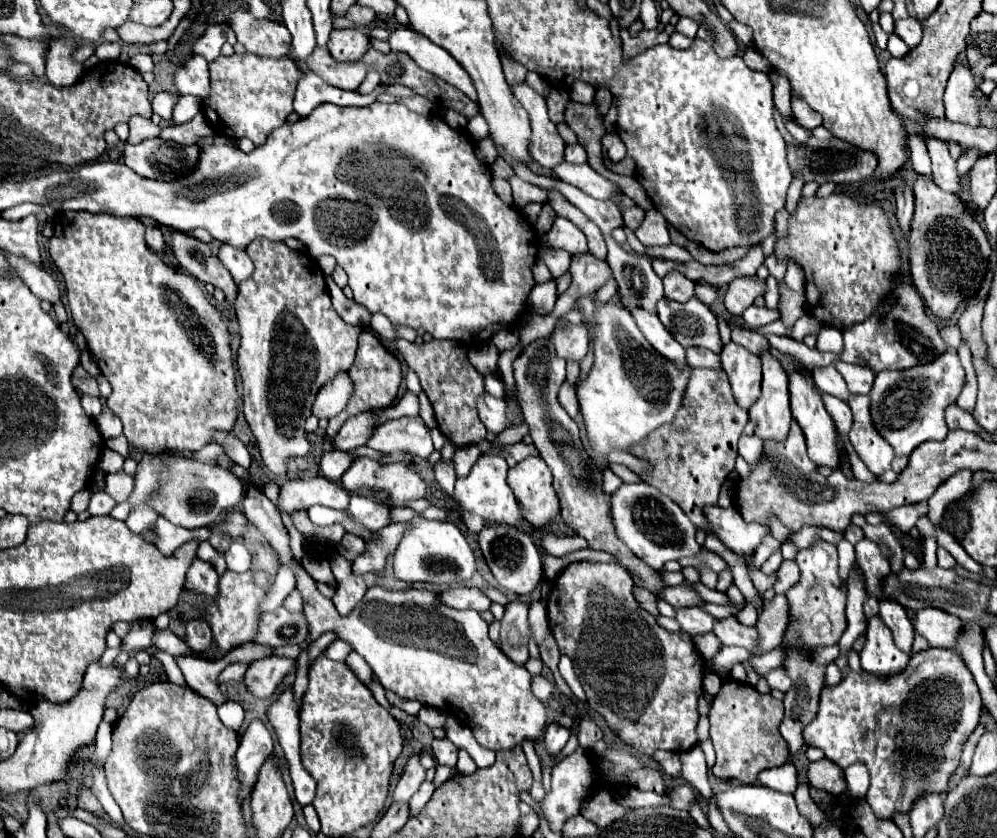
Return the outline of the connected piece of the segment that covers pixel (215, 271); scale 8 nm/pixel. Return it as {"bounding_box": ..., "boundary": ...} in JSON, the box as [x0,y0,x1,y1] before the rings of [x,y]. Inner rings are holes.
{"bounding_box":[165,228,237,304],"boundary":[[[165,228],[165,232],[167,232],[167,242],[179,264],[197,280],[221,288],[225,292],[227,302],[233,304],[237,296],[237,284],[229,276],[229,270],[221,264],[219,256],[211,250],[211,246],[181,230]]]}

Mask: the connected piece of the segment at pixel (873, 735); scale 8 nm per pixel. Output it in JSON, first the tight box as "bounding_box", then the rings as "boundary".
{"bounding_box":[803,648,981,820],"boundary":[[[929,648],[913,654],[907,668],[897,674],[875,676],[865,670],[851,670],[839,684],[825,686],[819,712],[805,728],[803,738],[807,746],[821,748],[825,758],[841,768],[863,762],[871,776],[865,800],[879,820],[891,820],[895,814],[907,814],[919,796],[945,794],[949,790],[949,780],[959,766],[963,746],[979,724],[979,712],[981,696],[961,658],[949,648]]]}

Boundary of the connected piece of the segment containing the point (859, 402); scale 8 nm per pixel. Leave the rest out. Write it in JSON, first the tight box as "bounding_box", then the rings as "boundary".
{"bounding_box":[849,396,895,476],"boundary":[[[851,396],[849,408],[853,412],[853,428],[849,432],[851,444],[865,466],[881,476],[883,472],[891,470],[895,454],[893,448],[889,448],[889,444],[885,444],[885,440],[873,428],[869,418],[869,396]]]}

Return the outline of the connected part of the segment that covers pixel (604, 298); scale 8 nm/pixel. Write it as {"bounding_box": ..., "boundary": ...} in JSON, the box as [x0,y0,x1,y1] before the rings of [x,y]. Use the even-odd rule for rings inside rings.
{"bounding_box":[596,277,617,305],"boundary":[[[611,277],[610,280],[596,292],[596,304],[602,305],[607,303],[611,298],[615,296],[616,292],[617,283],[615,279]]]}

